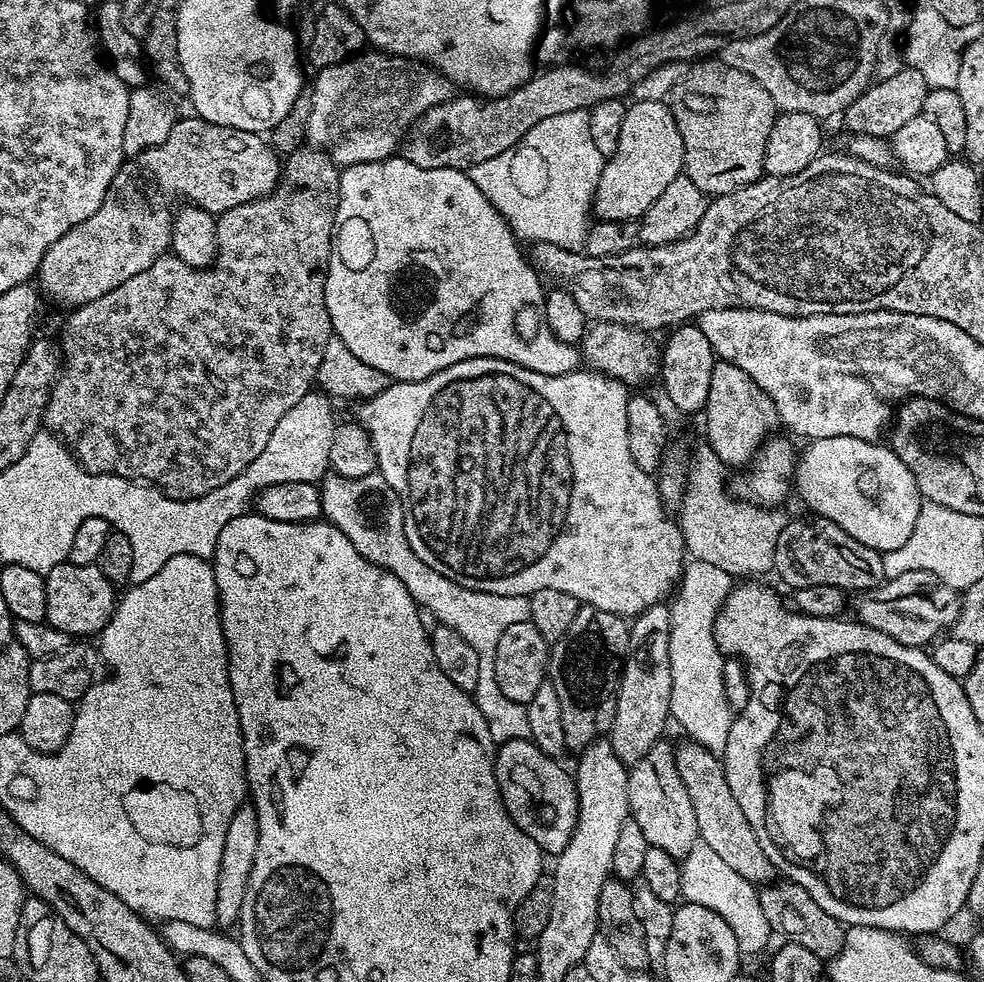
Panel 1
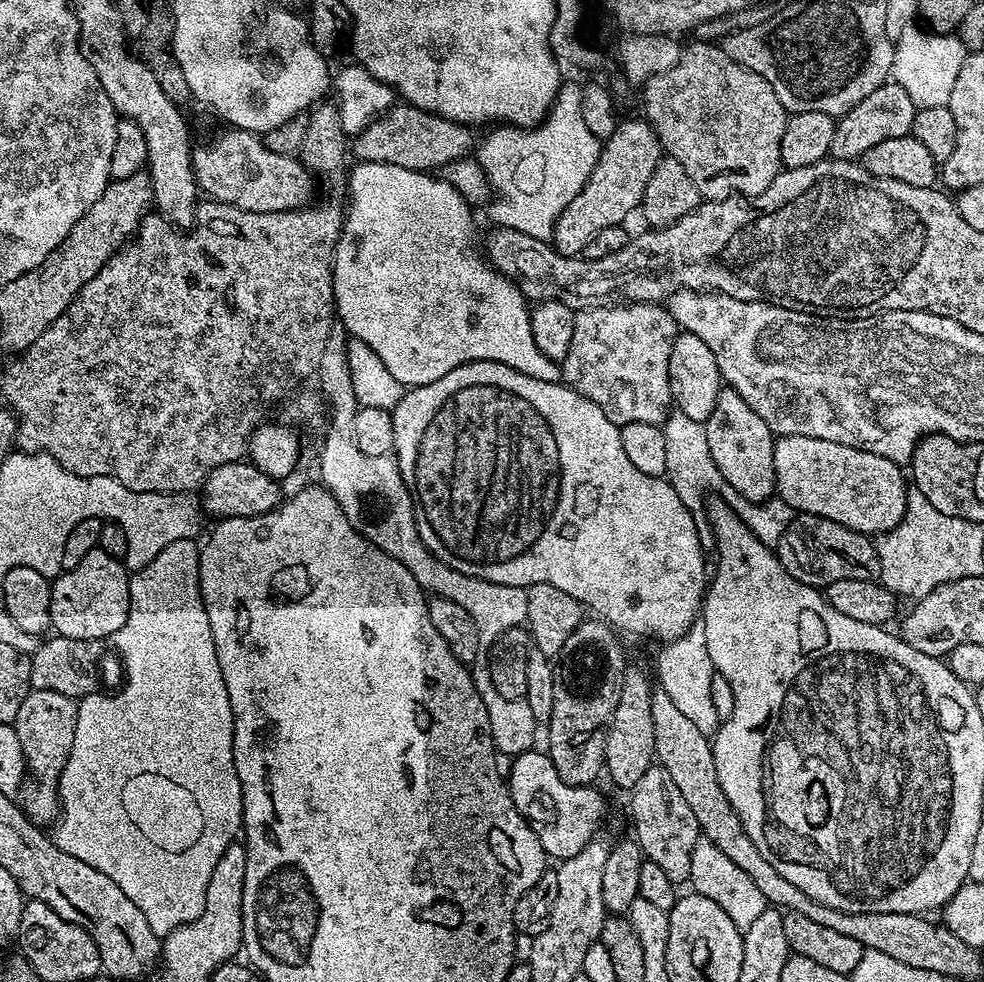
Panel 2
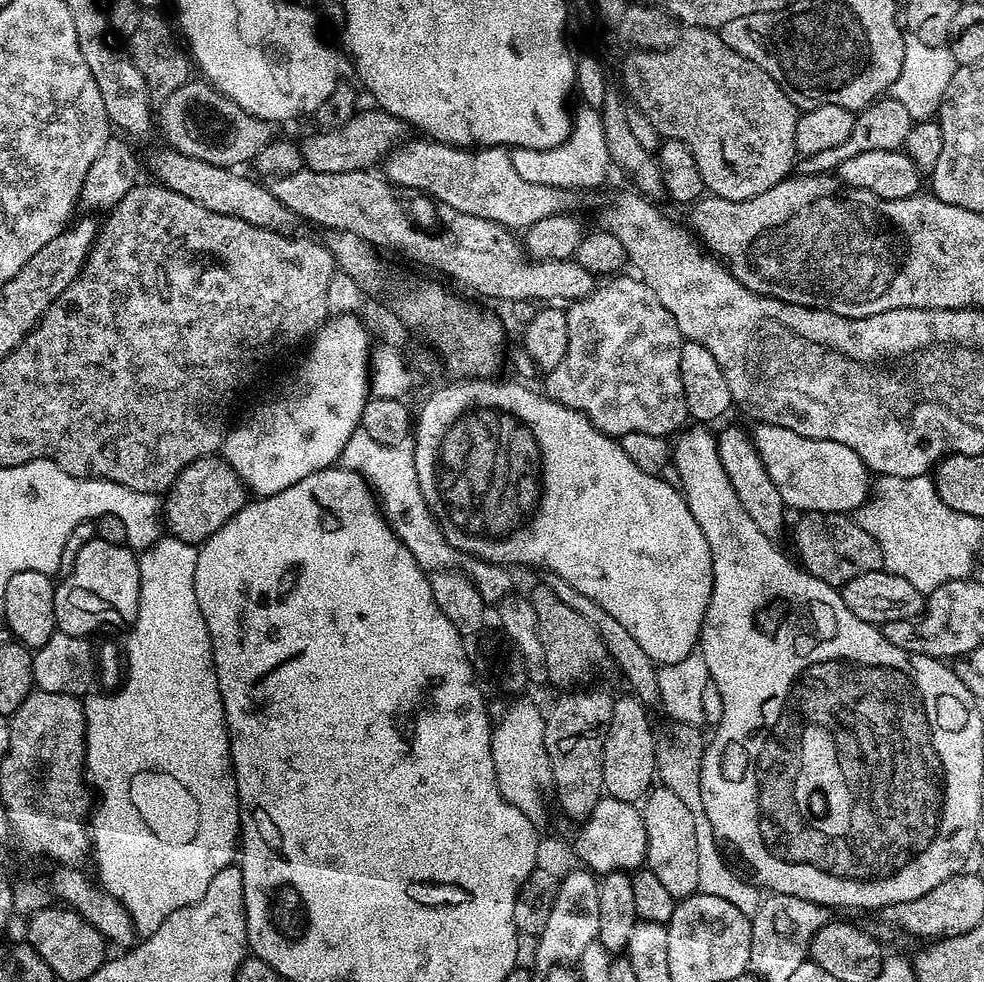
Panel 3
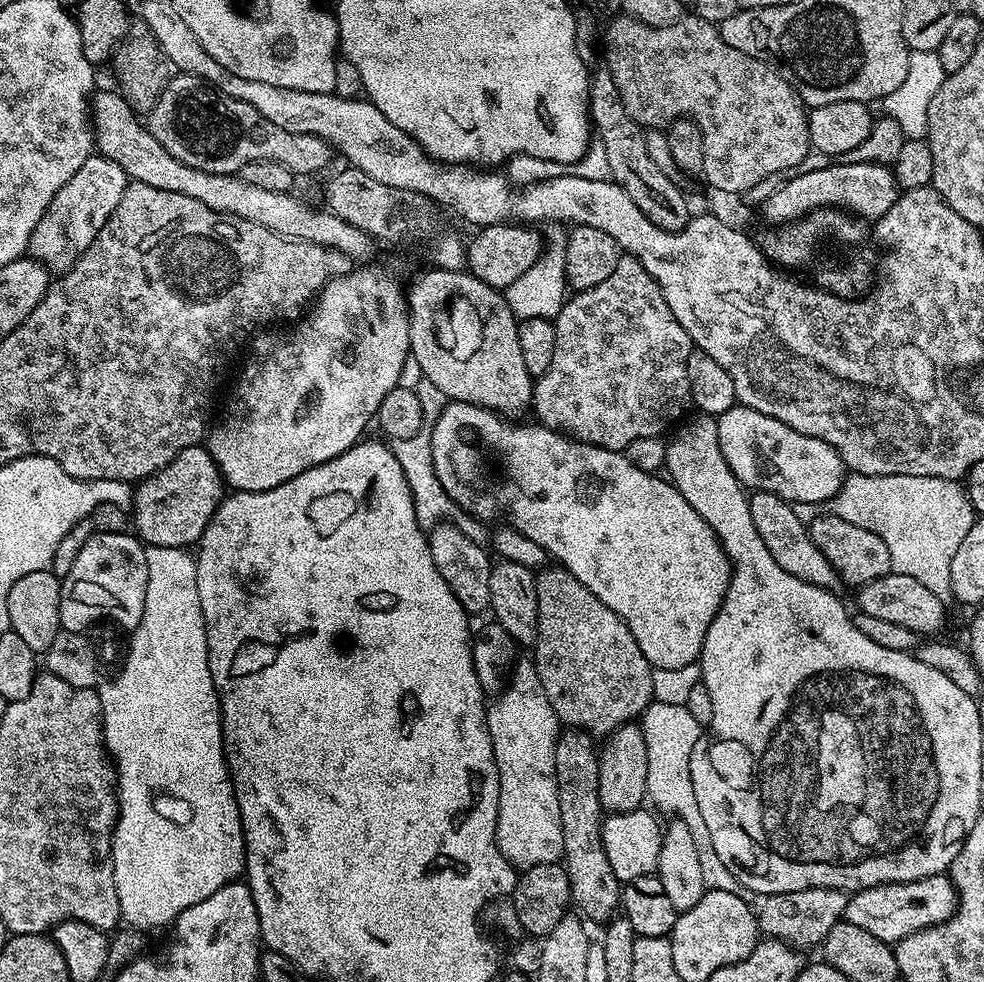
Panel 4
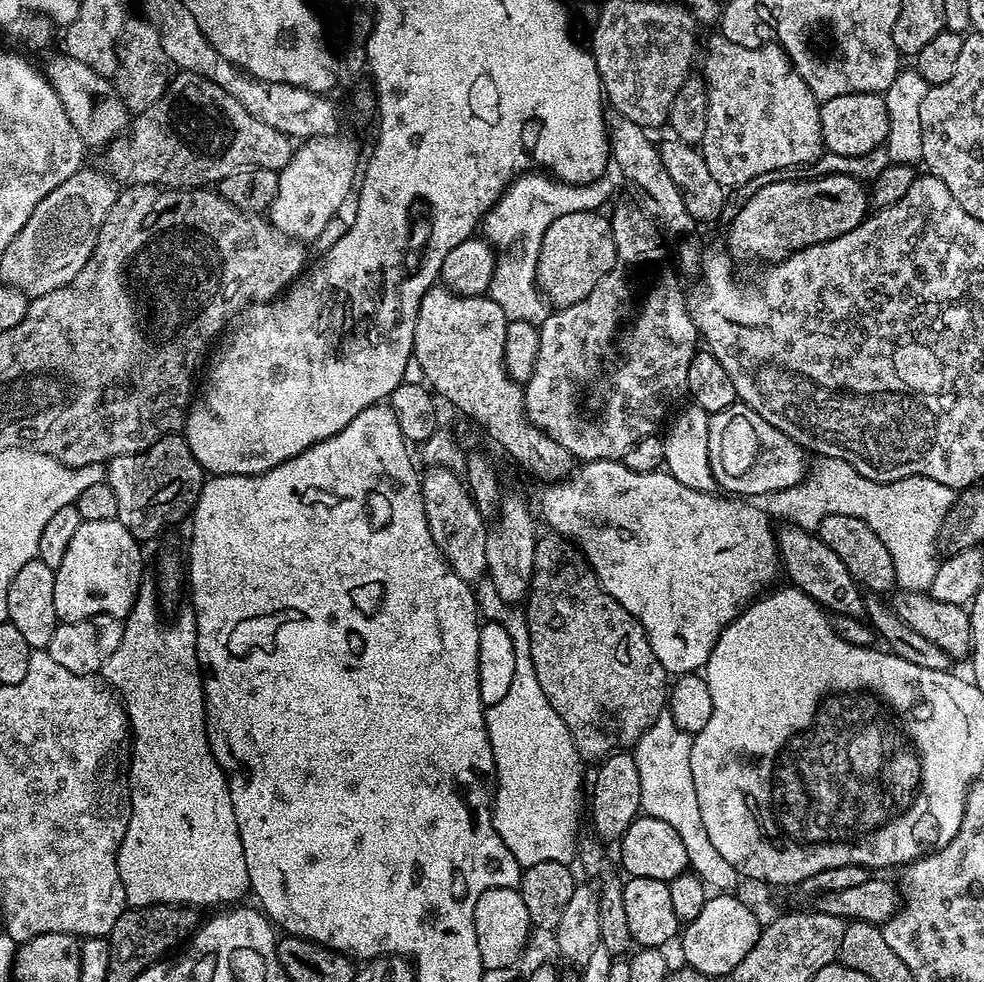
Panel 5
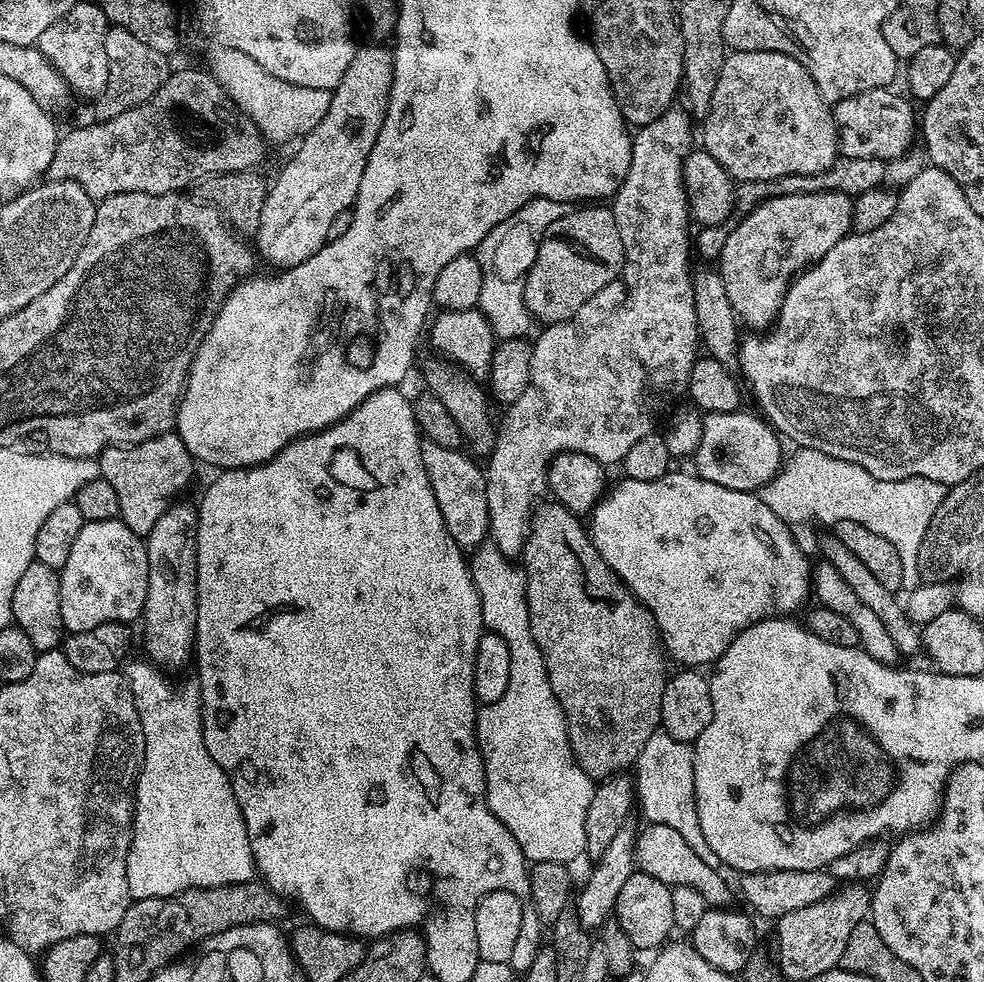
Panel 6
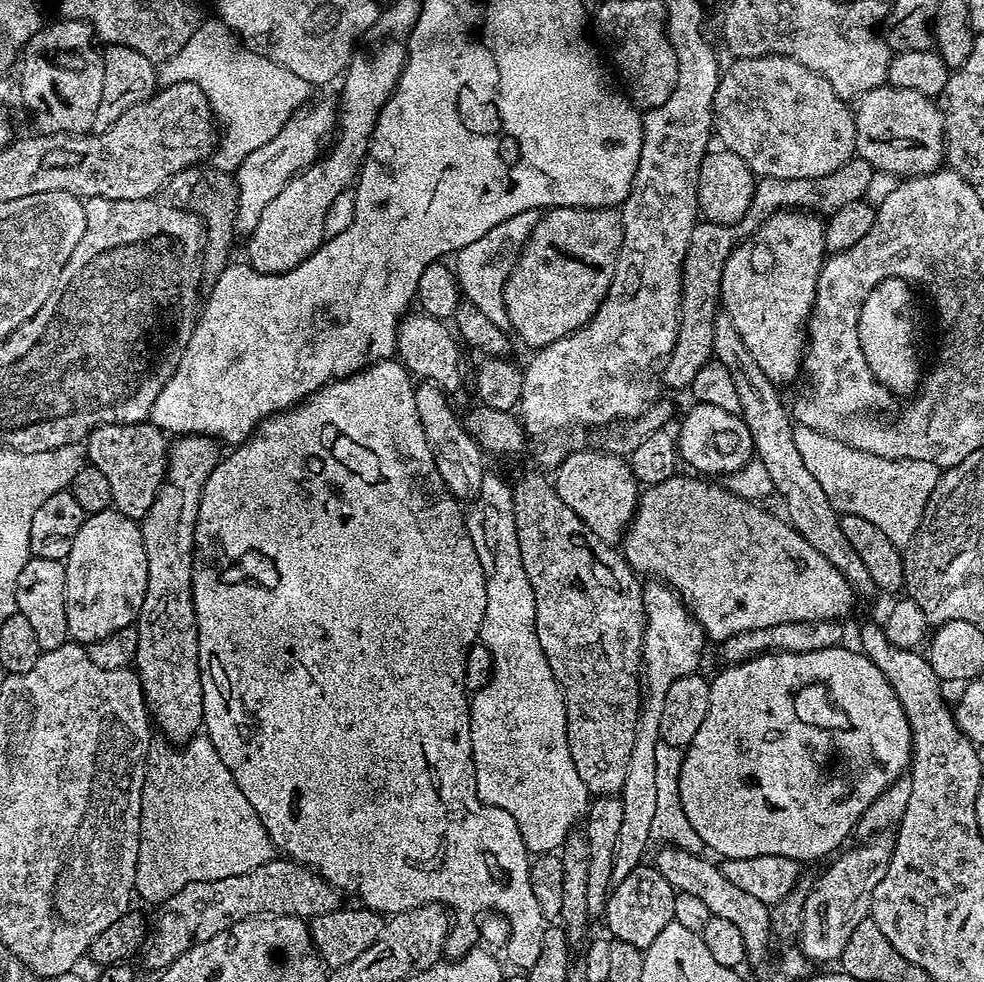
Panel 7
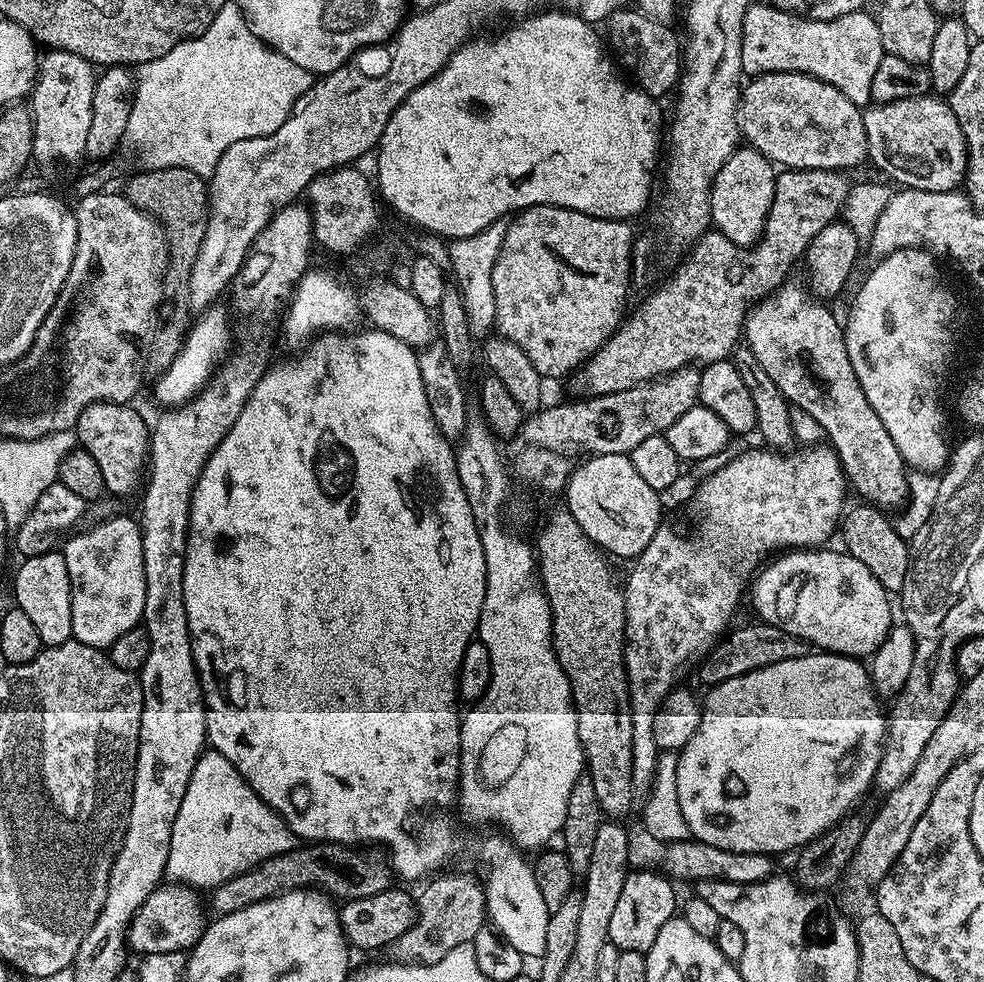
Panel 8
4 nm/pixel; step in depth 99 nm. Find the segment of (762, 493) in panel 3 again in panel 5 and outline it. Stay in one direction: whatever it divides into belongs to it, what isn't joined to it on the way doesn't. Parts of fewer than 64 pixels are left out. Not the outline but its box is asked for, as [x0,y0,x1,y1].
[776,523,865,617]

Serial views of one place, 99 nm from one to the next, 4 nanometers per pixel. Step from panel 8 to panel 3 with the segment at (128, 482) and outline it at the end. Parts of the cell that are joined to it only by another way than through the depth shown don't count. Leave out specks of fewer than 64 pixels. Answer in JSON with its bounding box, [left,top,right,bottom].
[162,455,250,545]

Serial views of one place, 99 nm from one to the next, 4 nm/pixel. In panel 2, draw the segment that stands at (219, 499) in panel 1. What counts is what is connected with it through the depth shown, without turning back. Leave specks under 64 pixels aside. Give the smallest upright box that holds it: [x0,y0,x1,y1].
[86,478,200,574]

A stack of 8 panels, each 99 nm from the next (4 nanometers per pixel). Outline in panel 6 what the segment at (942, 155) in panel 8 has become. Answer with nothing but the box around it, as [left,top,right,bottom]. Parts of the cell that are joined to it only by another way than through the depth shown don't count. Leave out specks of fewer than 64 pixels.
[832,87,918,162]

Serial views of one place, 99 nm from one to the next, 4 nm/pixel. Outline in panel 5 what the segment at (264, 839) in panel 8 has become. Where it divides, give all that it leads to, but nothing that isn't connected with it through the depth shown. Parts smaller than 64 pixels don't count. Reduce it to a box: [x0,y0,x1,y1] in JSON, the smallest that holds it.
[102,582,250,908]

